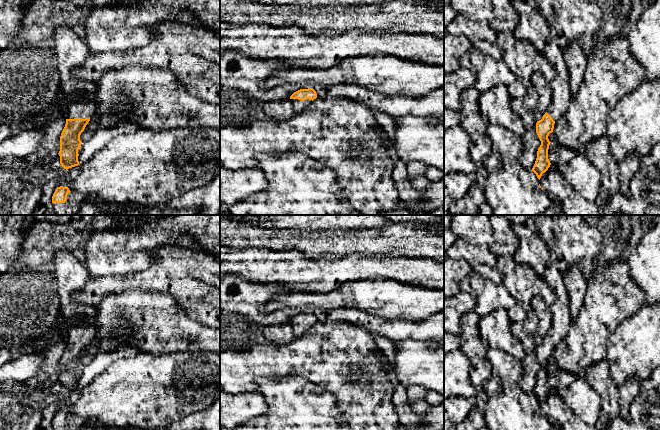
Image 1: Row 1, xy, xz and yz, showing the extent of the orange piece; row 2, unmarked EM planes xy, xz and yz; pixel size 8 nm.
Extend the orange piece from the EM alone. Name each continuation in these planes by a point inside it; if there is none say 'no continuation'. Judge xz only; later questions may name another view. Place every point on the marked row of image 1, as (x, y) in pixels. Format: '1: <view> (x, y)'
1: xz (298, 105)

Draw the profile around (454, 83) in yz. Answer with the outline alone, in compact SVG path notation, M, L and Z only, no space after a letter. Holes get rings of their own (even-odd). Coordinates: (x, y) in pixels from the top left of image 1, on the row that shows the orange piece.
M467 68L444 74L444 108L459 111L459 98L465 89L474 87L476 75Z

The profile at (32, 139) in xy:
M35 128L32 131L12 135L0 143L0 159L7 157L27 158L35 152L44 139L44 128Z

